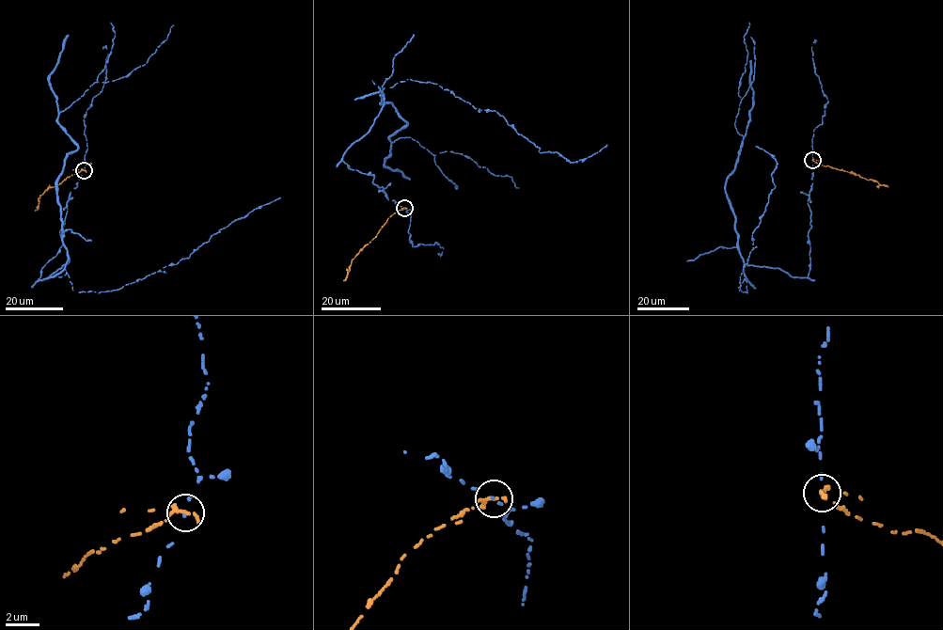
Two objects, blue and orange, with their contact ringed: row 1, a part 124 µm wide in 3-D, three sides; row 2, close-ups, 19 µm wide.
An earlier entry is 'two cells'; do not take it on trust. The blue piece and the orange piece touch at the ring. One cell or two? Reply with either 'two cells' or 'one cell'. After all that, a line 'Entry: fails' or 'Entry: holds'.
two cells
Entry: holds

